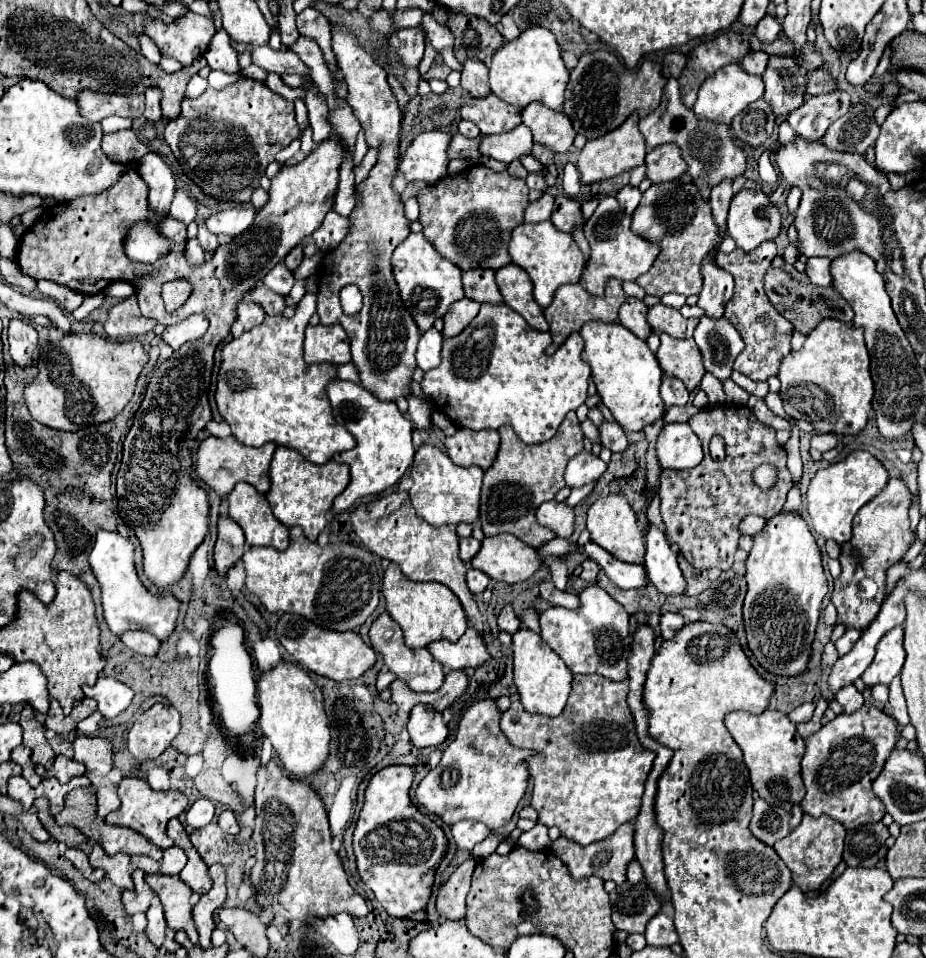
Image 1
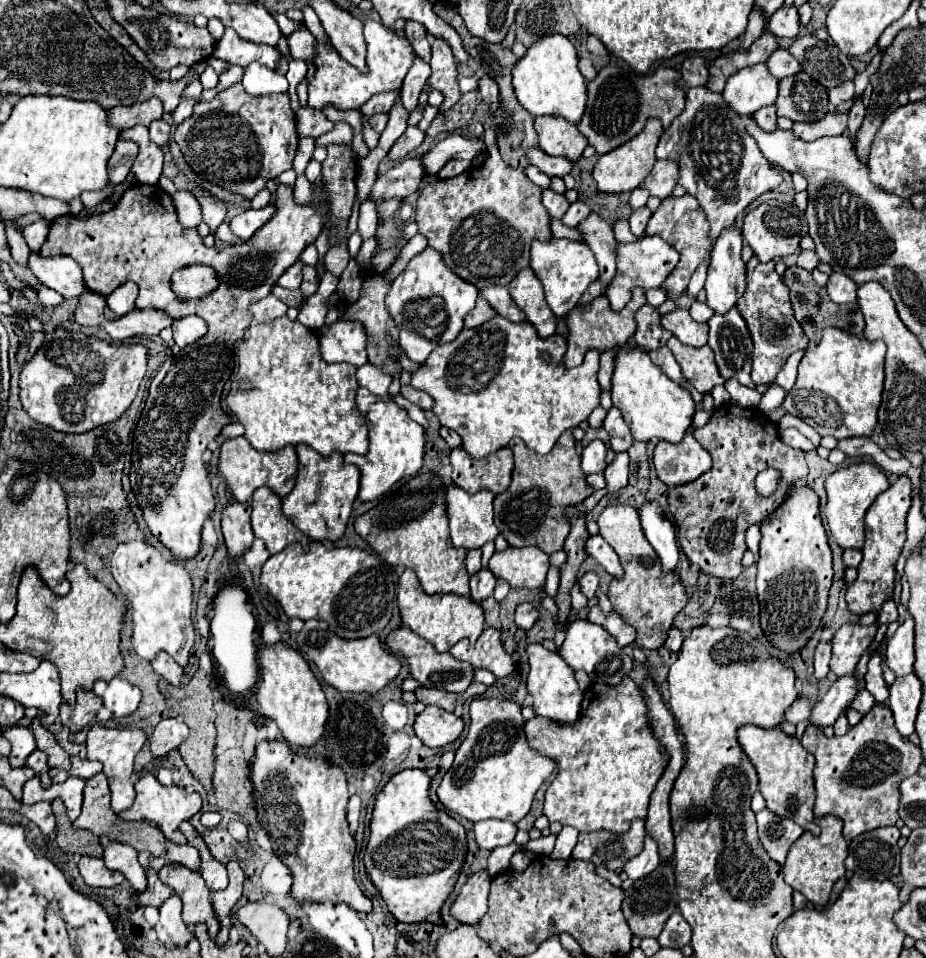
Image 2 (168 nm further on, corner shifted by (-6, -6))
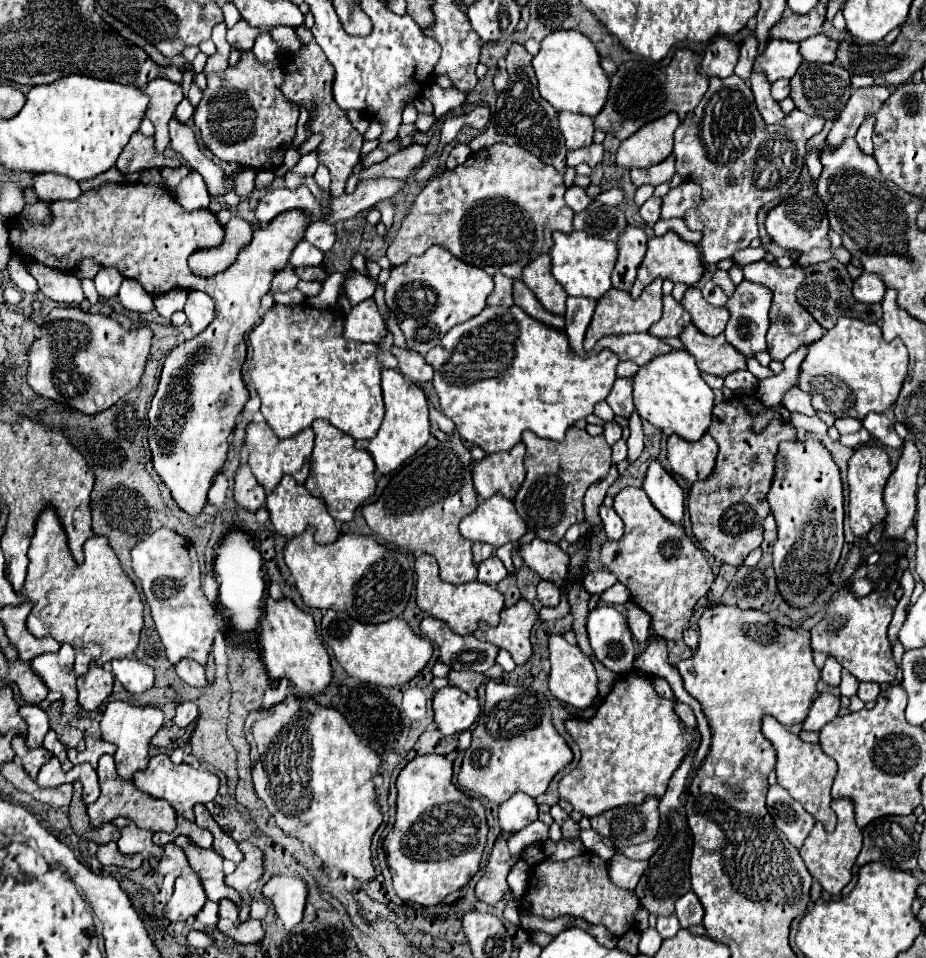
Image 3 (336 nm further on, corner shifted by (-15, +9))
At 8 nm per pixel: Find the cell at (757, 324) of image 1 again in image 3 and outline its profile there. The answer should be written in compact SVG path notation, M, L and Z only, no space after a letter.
M759 260L759 262L747 264L743 268L743 274L747 280L767 284L767 288L771 288L775 292L775 300L771 304L771 328L767 332L767 350L769 350L773 360L785 360L797 348L813 344L815 340L819 340L825 334L823 326L817 324L817 320L795 298L795 290L803 282L803 270L801 268L795 268L795 266L779 268L775 262Z

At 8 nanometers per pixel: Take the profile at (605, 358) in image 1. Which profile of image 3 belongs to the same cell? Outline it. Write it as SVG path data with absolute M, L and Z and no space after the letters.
M673 350L665 356L653 358L647 366L641 366L633 378L633 394L635 408L643 420L661 430L673 430L683 440L697 442L711 426L715 394L703 382L695 358L687 350Z

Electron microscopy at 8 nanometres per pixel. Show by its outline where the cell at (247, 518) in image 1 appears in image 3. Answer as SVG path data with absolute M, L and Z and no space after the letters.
M283 476L283 480L279 482L279 488L275 488L271 492L271 496L267 498L267 510L271 512L271 522L273 522L275 530L281 536L295 538L301 532L305 532L307 526L315 526L315 530L317 530L317 542L319 544L331 544L339 536L339 530L335 526L335 520L327 512L323 500L311 496L305 486L301 486L301 484L297 484L293 480L293 476Z

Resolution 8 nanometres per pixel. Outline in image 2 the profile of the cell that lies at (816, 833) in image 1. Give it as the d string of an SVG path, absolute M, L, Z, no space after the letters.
M824 815L824 817L816 819L816 823L822 829L820 835L812 835L810 831L804 831L804 835L790 847L788 857L782 865L782 875L784 875L784 881L792 889L800 891L810 903L828 905L834 883L846 873L844 859L848 855L848 843L842 835L842 821L838 817Z

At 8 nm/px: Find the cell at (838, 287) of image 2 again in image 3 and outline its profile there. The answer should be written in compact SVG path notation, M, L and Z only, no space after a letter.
M863 272L855 282L853 282L853 296L857 302L863 304L881 304L885 296L885 284L881 282L879 276L871 276Z

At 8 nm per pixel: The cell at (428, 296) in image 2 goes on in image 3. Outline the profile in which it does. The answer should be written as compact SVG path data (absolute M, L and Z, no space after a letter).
M431 246L407 264L391 268L391 278L385 282L385 304L395 312L407 346L425 356L453 326L477 316L491 292L493 278L487 272L451 256L443 246Z

